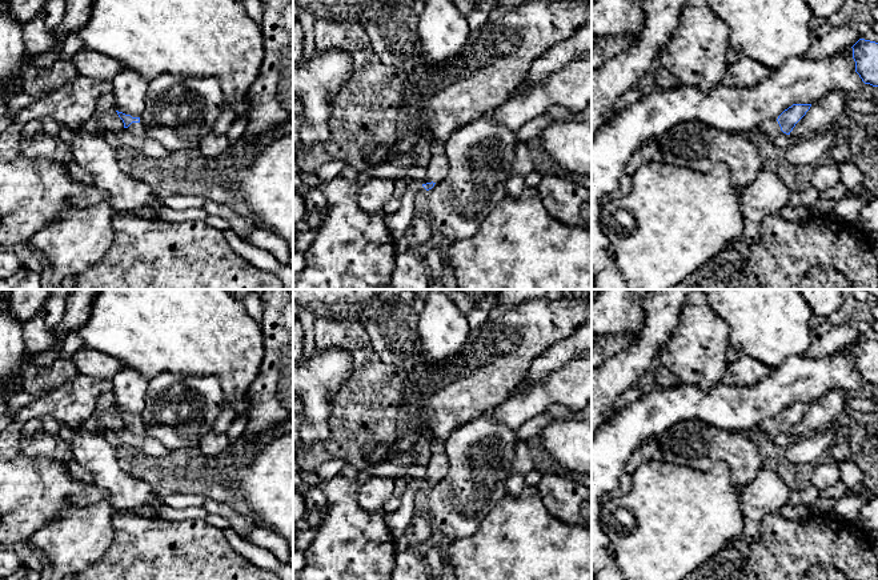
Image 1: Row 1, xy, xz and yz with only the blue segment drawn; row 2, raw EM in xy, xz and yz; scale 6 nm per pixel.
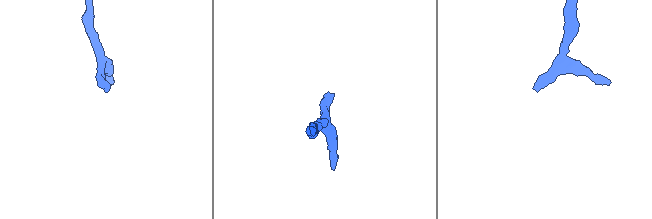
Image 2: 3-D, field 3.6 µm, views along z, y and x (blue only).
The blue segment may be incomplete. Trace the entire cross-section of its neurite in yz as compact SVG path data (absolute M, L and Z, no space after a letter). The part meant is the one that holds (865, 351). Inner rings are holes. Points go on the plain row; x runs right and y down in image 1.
M859 337L851 347L855 371L865 383L878 385L878 341Z

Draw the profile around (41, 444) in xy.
M41 425L32 436L21 437L19 453L60 461L75 479L83 483L93 483L92 473L76 461L71 444L61 440L57 435L49 435Z

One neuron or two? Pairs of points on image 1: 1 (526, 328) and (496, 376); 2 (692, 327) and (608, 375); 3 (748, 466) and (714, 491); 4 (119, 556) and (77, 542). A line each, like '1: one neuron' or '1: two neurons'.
1: one neuron
2: two neurons
3: two neurons
4: two neurons

